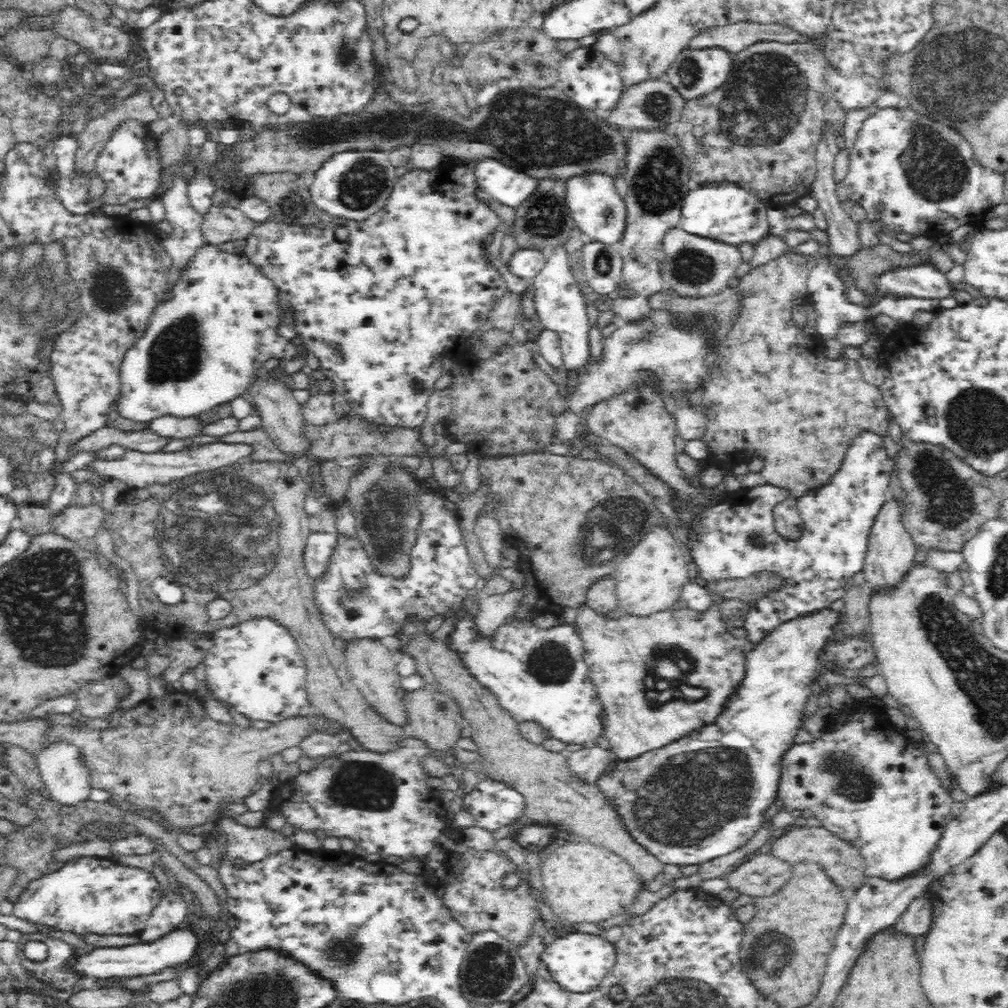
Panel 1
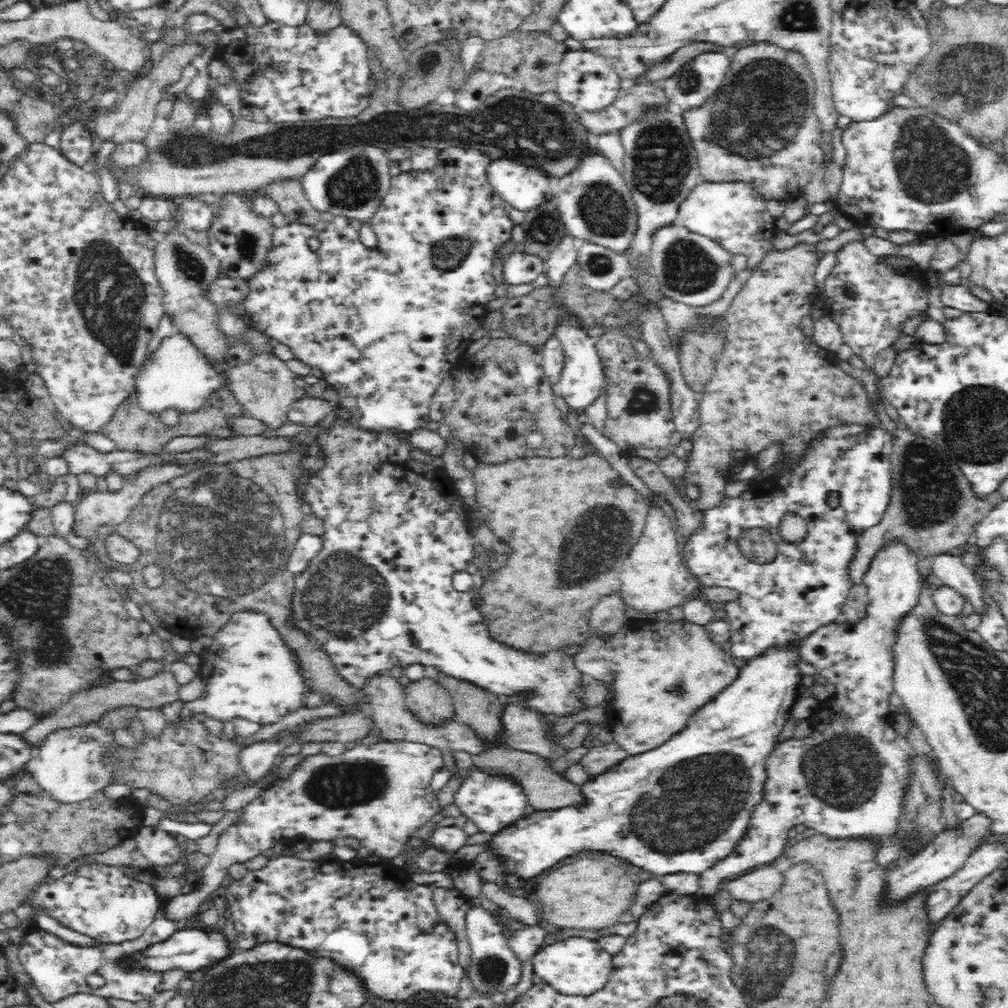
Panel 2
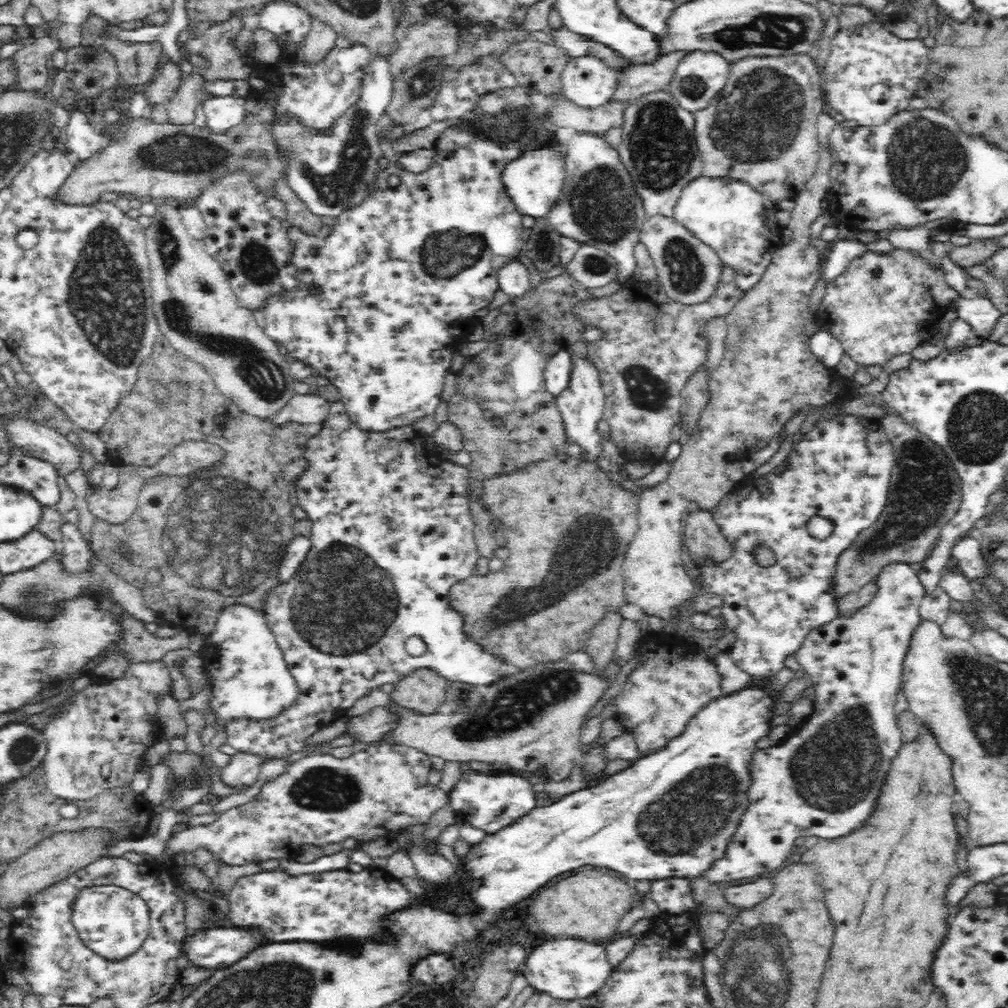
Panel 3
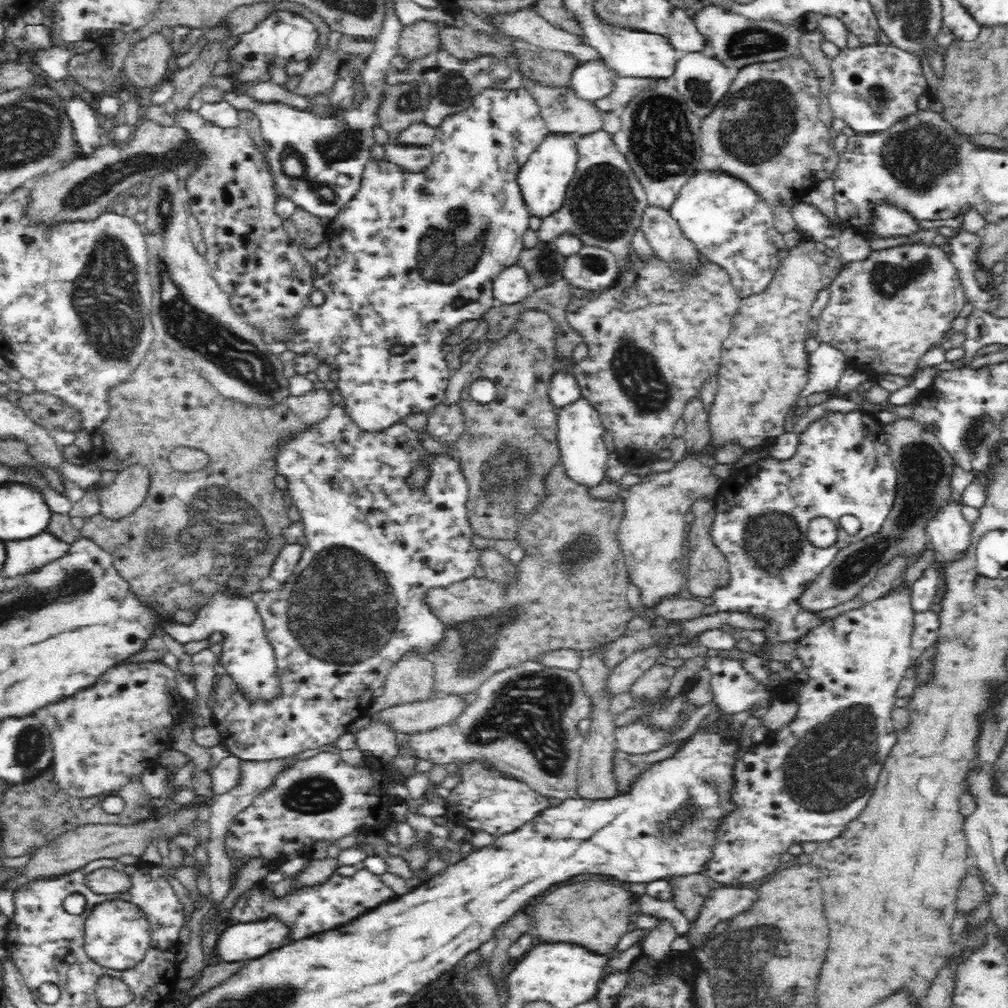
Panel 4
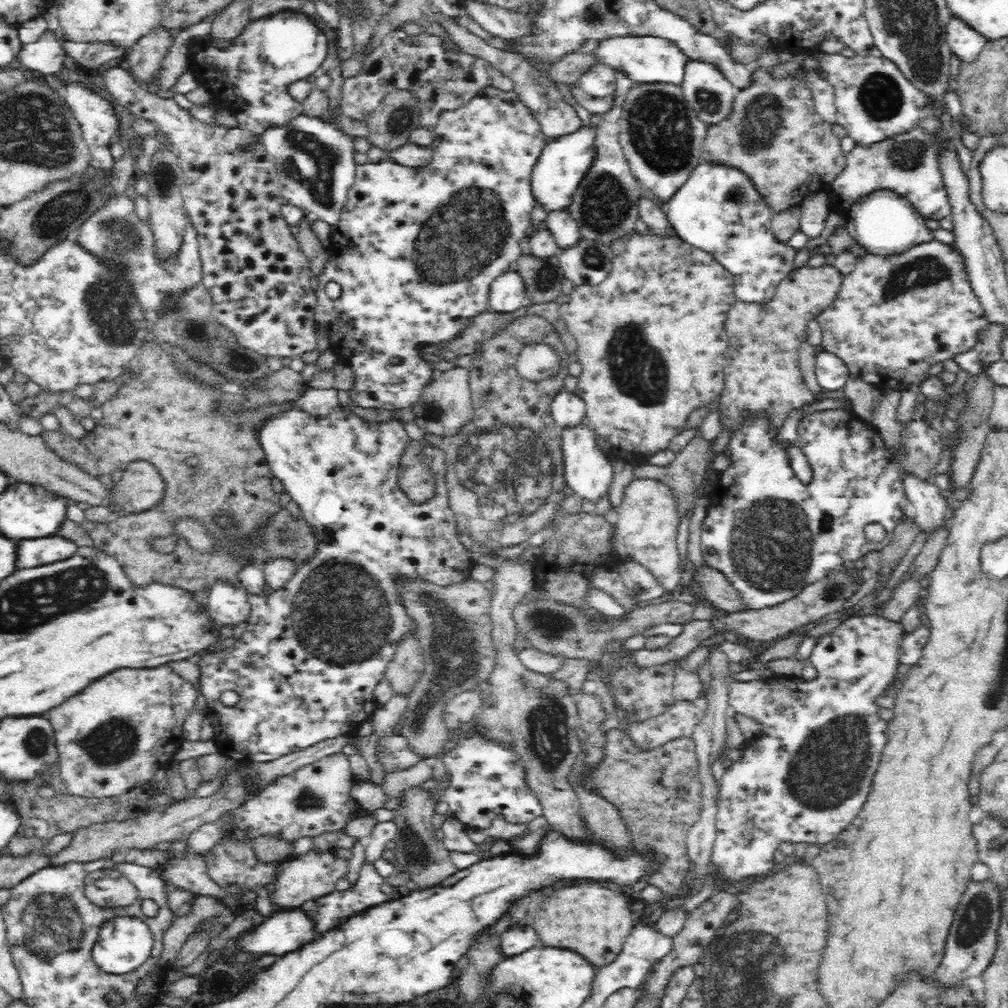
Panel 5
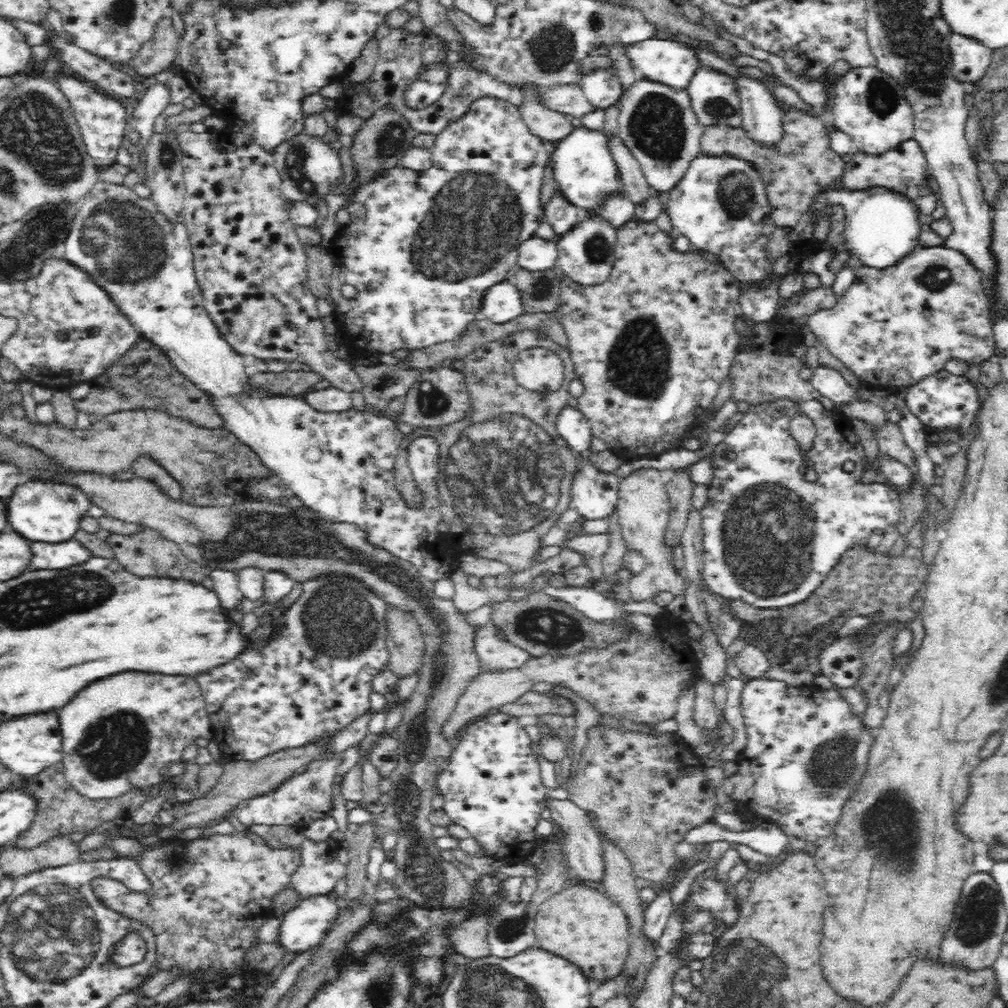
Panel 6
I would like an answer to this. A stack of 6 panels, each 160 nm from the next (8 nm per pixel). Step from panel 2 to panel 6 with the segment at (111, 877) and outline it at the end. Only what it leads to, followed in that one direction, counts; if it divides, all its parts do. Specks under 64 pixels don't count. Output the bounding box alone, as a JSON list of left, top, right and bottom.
[105,930,148,969]

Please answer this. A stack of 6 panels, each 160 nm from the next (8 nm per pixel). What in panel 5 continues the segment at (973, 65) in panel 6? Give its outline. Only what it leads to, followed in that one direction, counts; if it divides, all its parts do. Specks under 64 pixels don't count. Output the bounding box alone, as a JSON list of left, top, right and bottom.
[946,14,985,60]

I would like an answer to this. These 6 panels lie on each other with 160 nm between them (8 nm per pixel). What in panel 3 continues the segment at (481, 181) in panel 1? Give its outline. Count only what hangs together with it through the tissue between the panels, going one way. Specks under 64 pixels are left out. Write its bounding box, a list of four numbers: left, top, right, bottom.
[499,149,566,220]

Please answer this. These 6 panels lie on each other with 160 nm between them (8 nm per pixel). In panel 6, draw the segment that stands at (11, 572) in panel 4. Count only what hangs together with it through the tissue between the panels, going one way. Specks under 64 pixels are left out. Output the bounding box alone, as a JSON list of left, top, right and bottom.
[30,539,89,568]

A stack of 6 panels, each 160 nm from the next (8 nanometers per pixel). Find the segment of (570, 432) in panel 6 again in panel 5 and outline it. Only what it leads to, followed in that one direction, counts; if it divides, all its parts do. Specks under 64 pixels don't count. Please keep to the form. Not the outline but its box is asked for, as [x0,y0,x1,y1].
[550,386,586,428]

